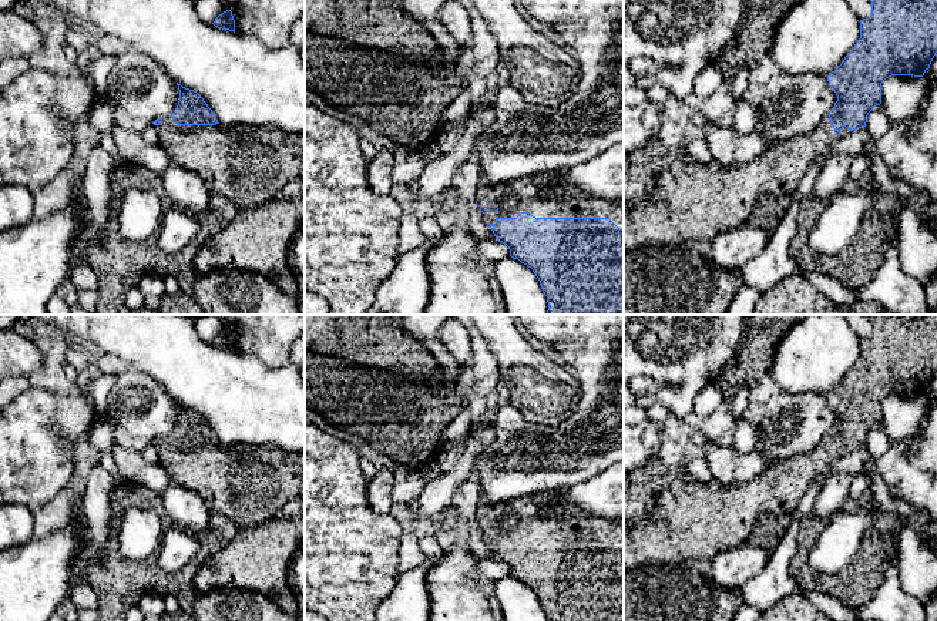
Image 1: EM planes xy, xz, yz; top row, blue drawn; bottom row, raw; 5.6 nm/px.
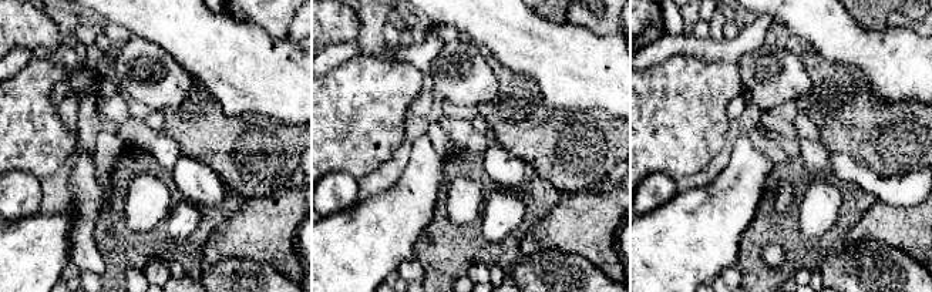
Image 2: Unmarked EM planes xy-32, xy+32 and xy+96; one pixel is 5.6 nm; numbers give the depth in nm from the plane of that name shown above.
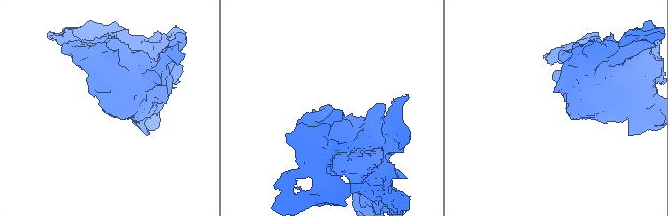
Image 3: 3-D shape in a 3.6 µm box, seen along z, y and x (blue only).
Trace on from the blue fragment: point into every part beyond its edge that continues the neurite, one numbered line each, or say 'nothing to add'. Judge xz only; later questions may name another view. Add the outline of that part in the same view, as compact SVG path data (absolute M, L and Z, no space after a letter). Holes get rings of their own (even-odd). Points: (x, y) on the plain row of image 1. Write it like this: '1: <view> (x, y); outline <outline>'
1: xz (543, 514); outline M564 491L535 493L493 504L480 494L476 518L480 526L498 527L497 531L484 533L488 543L530 531L535 537L609 537L624 548L624 524L602 520L561 501Z

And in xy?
1: xy (249, 484); outline M169 434L155 444L161 464L179 486L195 491L212 511L221 513L238 528L255 527L282 517L283 506L298 496L305 481L305 453L283 453L269 446L178 444Z

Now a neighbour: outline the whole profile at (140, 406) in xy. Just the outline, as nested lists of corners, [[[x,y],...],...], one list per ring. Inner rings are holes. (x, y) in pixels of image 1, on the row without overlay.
[[[130,367],[115,377],[107,403],[107,423],[118,427],[132,437],[154,442],[169,436],[179,420],[179,409],[174,397],[151,376]]]

